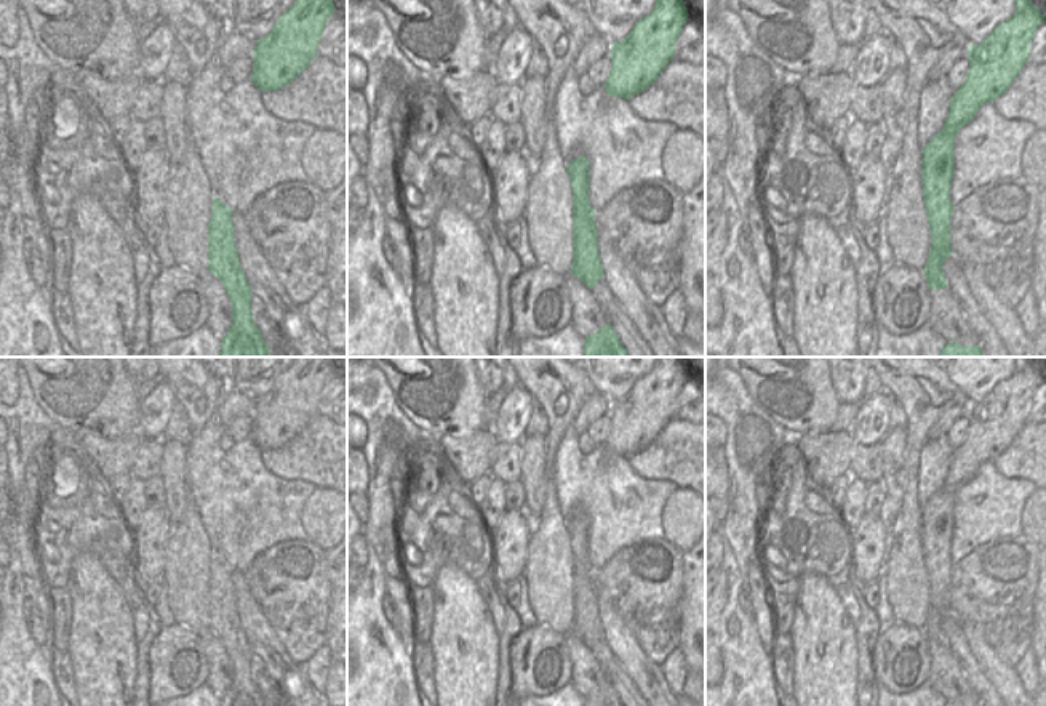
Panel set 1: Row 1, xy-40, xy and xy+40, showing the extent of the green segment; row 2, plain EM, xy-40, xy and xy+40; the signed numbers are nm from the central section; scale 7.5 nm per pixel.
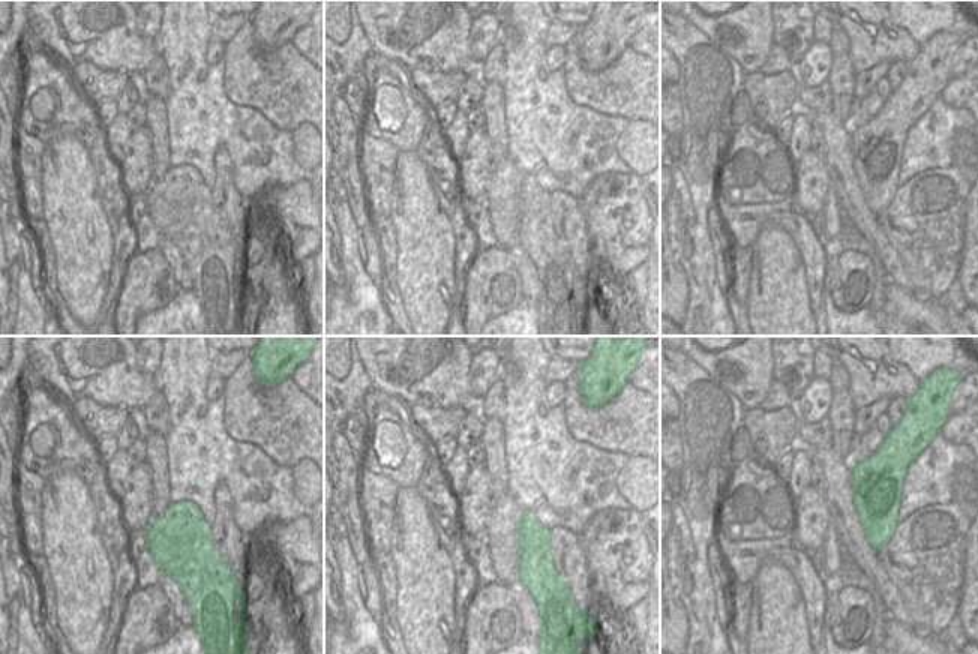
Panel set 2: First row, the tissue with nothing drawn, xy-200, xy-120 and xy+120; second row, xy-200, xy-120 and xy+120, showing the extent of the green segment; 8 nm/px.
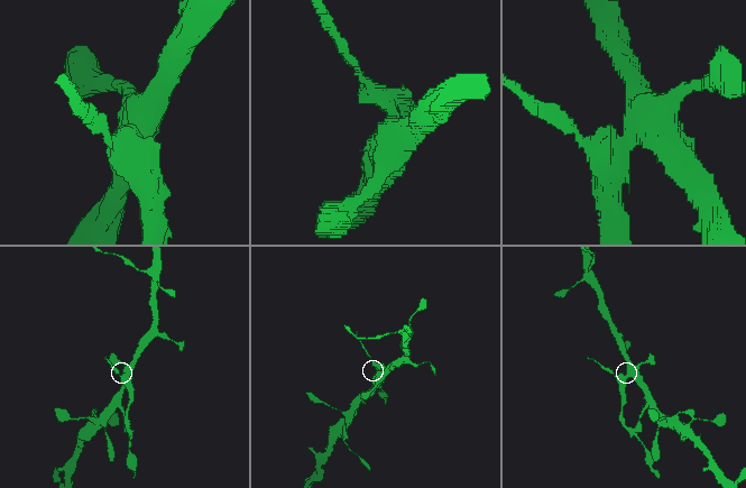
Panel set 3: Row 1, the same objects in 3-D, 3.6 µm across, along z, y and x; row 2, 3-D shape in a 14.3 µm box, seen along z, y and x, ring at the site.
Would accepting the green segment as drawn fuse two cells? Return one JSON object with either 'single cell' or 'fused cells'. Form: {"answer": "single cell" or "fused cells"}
{"answer": "fused cells"}

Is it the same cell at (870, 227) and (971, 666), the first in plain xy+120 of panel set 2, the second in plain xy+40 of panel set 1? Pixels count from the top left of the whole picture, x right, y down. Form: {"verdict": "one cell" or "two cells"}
{"verdict": "one cell"}

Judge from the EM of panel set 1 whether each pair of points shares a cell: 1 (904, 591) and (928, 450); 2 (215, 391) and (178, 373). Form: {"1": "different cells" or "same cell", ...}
{"1": "different cells", "2": "same cell"}

